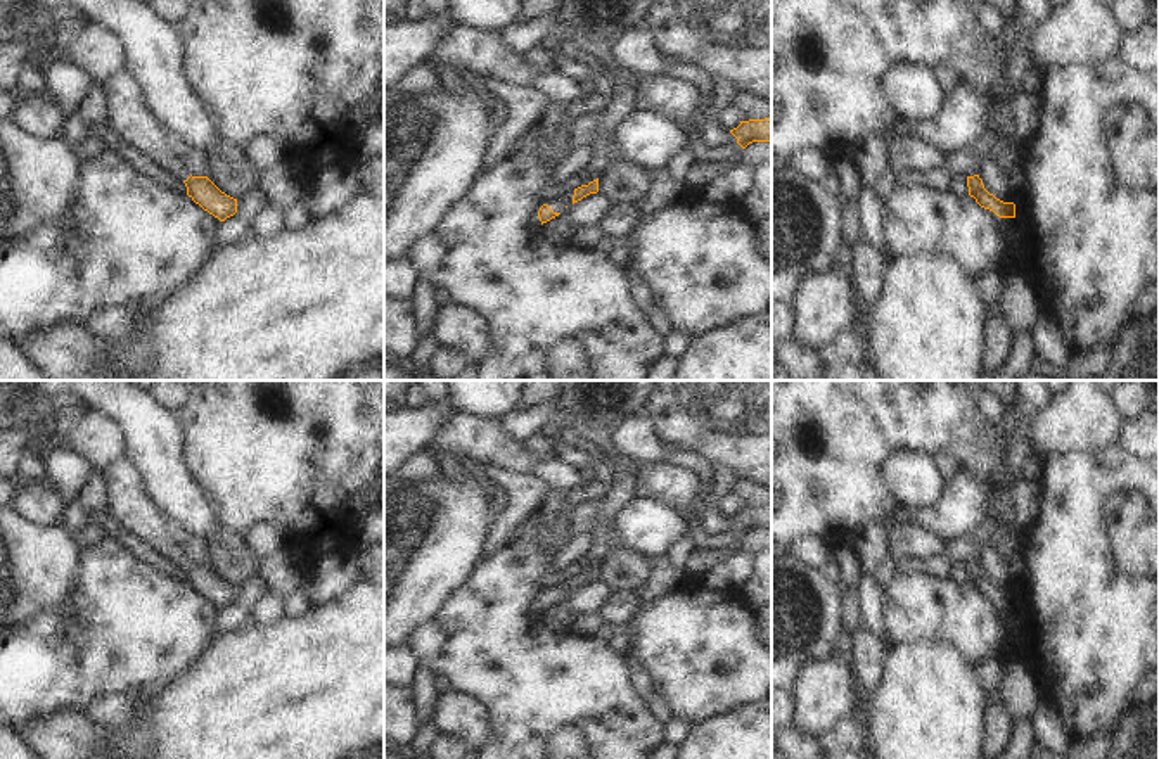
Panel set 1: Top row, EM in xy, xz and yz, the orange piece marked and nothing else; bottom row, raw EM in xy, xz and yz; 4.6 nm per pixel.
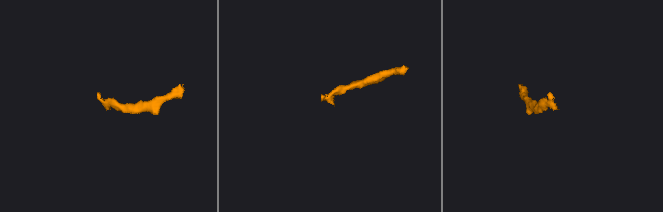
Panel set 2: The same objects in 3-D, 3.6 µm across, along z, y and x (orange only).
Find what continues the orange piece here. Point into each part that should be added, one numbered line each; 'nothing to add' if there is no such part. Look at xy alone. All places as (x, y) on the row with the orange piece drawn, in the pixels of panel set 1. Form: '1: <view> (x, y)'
1: xy (127, 114)

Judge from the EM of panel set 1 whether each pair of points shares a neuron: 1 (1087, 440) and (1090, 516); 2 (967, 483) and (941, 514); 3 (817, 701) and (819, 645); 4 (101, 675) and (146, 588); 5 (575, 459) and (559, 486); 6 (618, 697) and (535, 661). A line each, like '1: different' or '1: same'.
1: different
2: same
3: different
4: same
5: different
6: same

